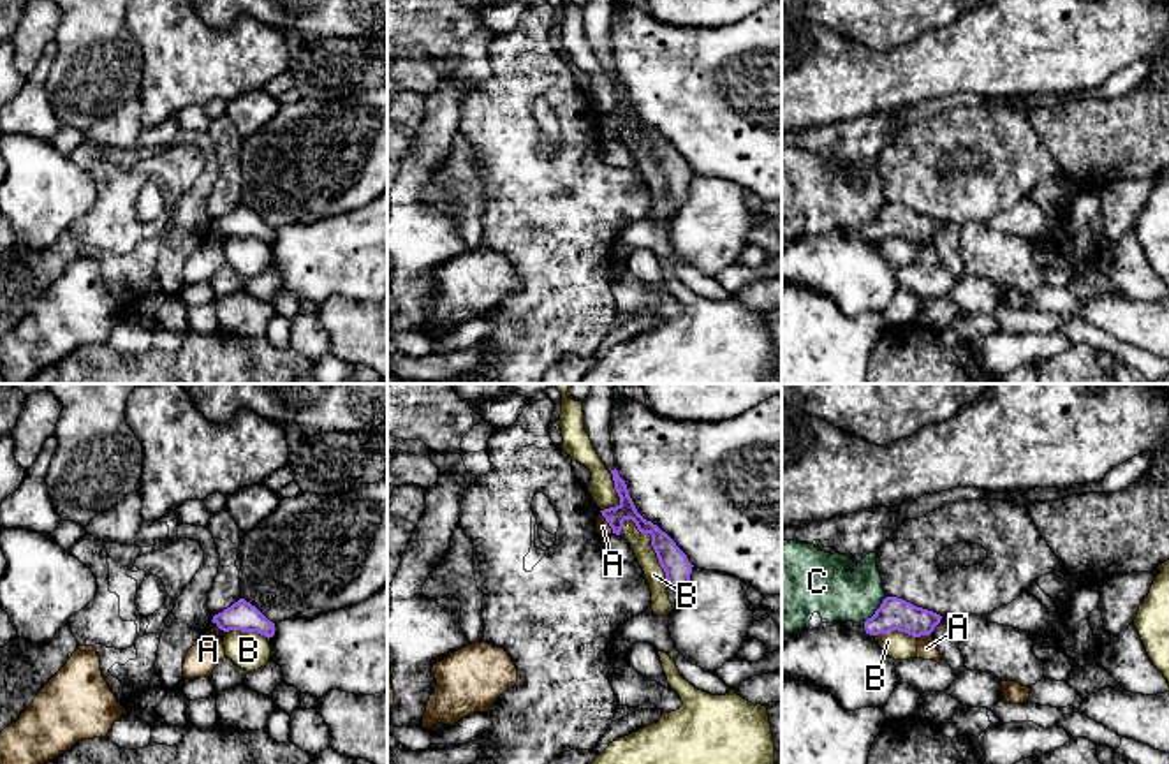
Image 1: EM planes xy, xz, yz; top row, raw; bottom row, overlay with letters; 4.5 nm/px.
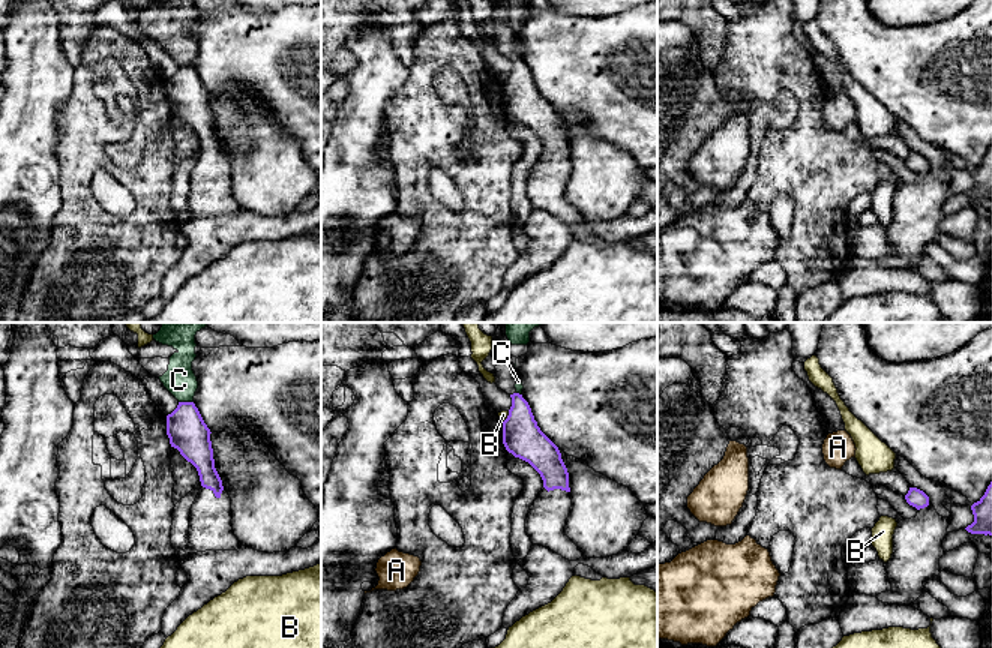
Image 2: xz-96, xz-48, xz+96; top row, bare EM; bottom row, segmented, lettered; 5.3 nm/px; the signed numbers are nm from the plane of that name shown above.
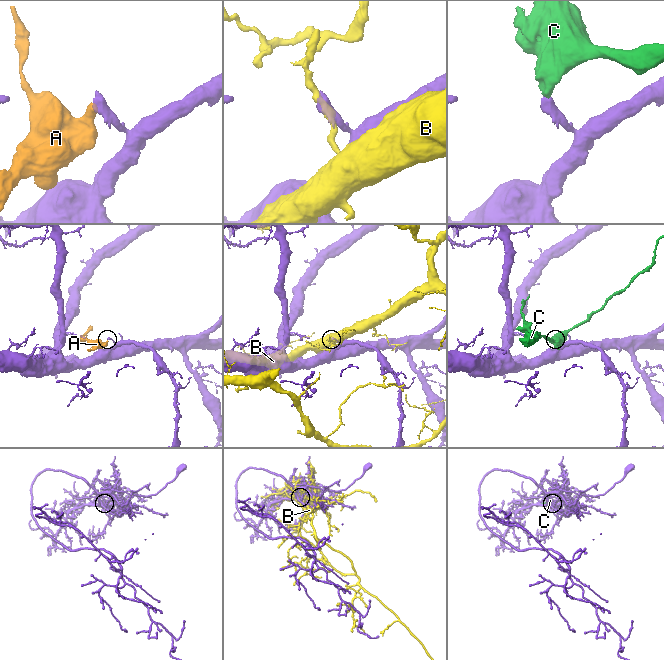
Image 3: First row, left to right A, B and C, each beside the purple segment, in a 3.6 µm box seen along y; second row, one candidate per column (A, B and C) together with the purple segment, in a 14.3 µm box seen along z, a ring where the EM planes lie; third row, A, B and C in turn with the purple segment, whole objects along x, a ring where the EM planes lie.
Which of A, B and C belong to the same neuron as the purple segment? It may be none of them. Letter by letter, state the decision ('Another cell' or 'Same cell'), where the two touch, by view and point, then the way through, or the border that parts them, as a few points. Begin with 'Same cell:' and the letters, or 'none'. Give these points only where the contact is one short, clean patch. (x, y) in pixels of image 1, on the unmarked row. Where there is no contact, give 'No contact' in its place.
Same cell: none
A: Another cell. Touches purple at xz (606, 125). Boundary: xz (601, 117), (613, 138)
B: Another cell. Touches purple at xz (654, 154)
C: Another cell. Touches purple at yz (877, 215). Boundary: yz (886, 203), (865, 227)

